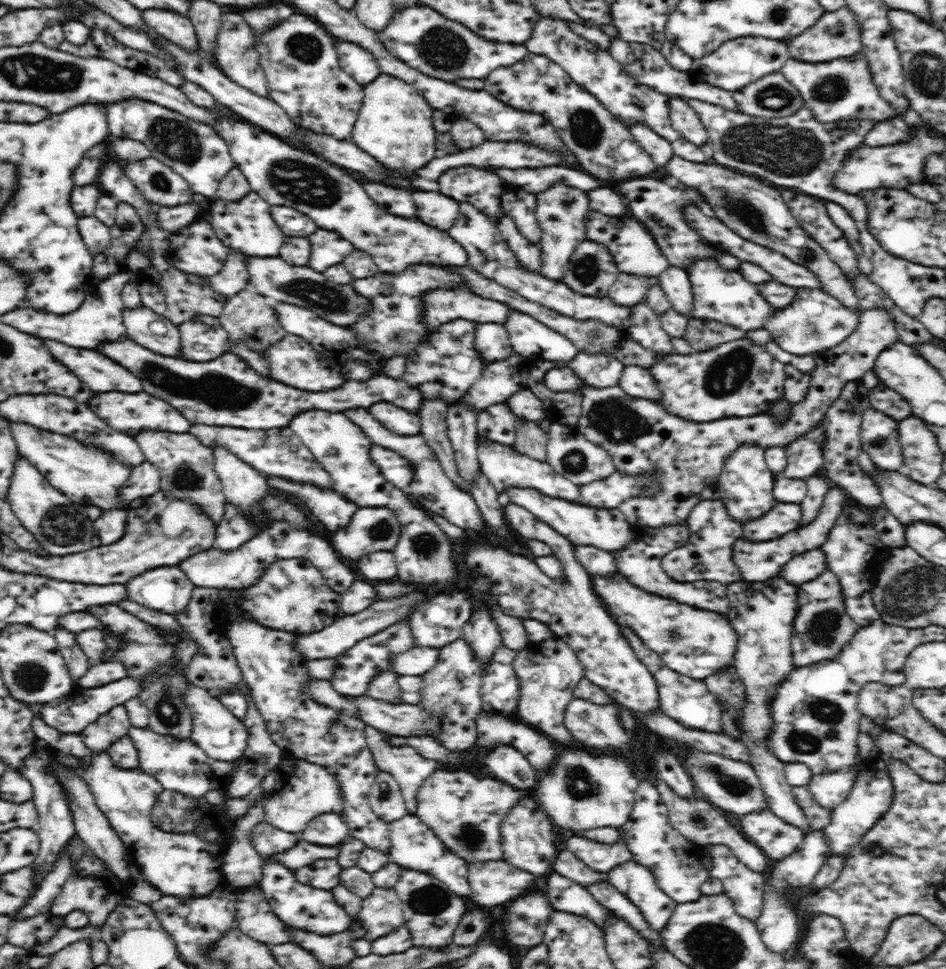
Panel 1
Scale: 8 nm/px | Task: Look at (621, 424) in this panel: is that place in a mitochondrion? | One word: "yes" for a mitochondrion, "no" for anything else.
yes

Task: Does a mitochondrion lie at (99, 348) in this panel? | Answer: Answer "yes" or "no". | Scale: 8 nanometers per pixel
no

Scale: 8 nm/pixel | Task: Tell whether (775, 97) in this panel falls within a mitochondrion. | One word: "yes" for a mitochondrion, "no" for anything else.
yes

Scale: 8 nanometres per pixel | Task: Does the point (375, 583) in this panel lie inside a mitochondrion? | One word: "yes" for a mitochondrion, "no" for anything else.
no

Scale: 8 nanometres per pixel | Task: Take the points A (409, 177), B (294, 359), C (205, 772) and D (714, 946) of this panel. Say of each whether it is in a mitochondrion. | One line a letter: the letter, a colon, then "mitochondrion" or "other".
A: other
B: other
C: mitochondrion
D: mitochondrion

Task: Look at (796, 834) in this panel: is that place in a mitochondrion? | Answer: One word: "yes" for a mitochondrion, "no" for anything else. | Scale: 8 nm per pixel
no

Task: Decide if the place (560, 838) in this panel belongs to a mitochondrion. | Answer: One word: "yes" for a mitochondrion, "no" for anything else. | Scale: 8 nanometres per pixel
no

